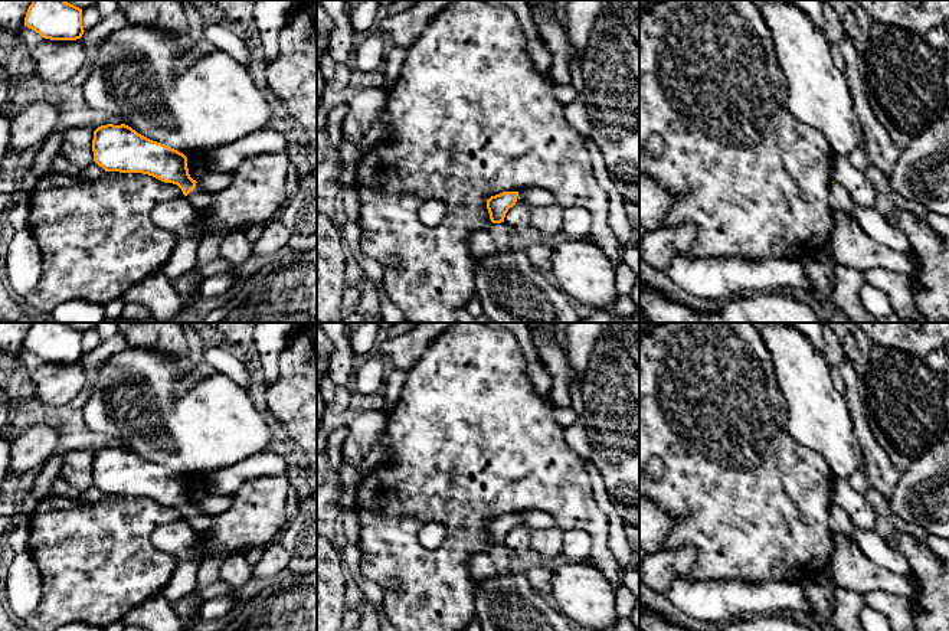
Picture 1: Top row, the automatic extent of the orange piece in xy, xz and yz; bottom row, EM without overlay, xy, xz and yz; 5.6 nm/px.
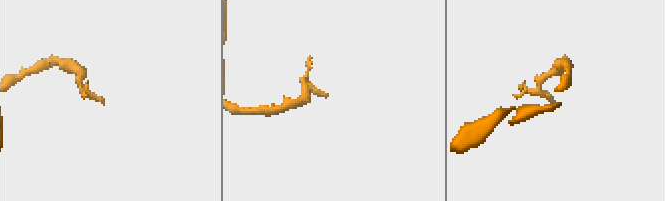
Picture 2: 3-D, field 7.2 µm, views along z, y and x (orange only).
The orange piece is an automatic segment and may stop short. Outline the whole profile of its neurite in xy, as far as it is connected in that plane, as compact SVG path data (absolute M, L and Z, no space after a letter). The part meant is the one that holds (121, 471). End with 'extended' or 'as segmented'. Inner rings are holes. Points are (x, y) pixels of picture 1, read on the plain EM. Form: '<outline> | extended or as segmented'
M125 447L98 449L94 454L92 474L94 484L105 494L143 496L177 507L197 534L204 534L213 524L212 516L190 500L183 475L153 464Z | extended

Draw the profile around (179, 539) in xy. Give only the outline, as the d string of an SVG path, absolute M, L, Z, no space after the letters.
M186 519L163 524L151 534L156 547L177 559L177 566L161 592L171 605L196 591L197 570L203 558L196 550L197 540L197 532Z

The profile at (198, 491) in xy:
M194 480L194 484L190 487L190 500L199 504L207 496L206 484L203 480Z

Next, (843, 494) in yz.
M834 478L831 490L832 504L842 507L851 522L861 529L874 529L876 514L865 501L864 494L857 493L848 480Z

